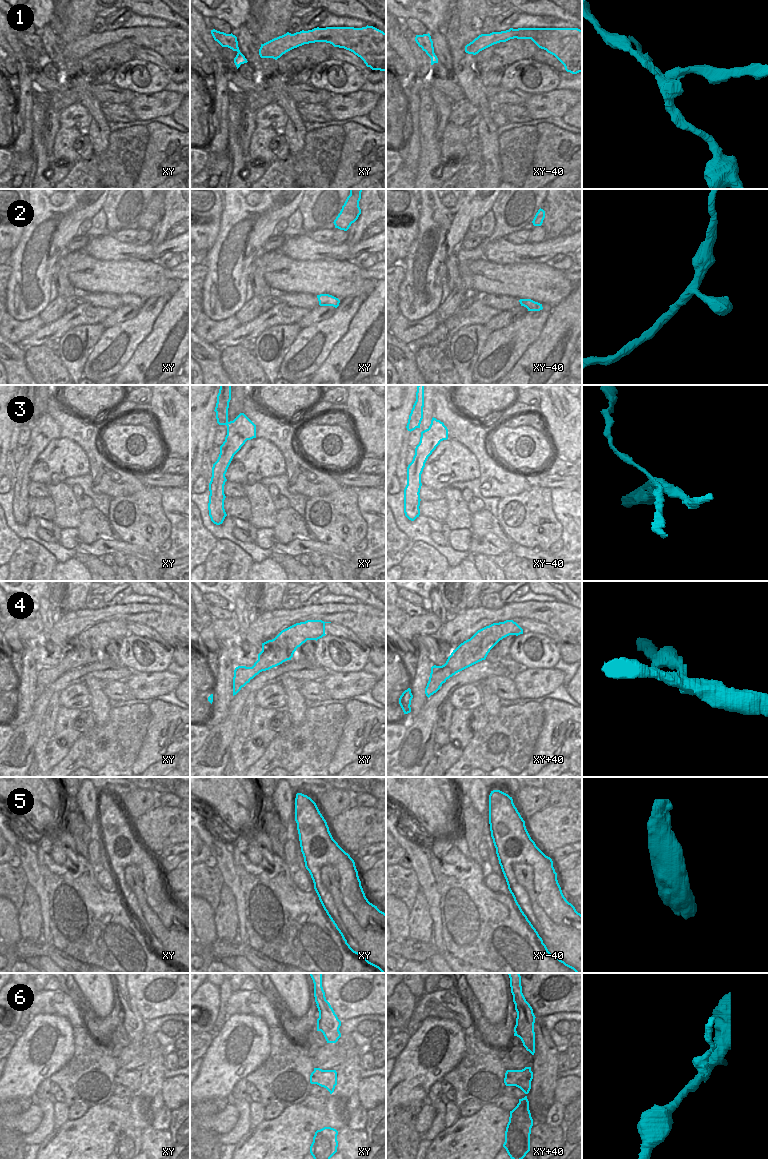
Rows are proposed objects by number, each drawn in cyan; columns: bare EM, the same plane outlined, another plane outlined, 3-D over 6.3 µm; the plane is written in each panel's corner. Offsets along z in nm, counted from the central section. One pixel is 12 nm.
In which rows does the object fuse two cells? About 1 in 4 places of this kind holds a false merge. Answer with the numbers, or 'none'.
1, 3, 6

